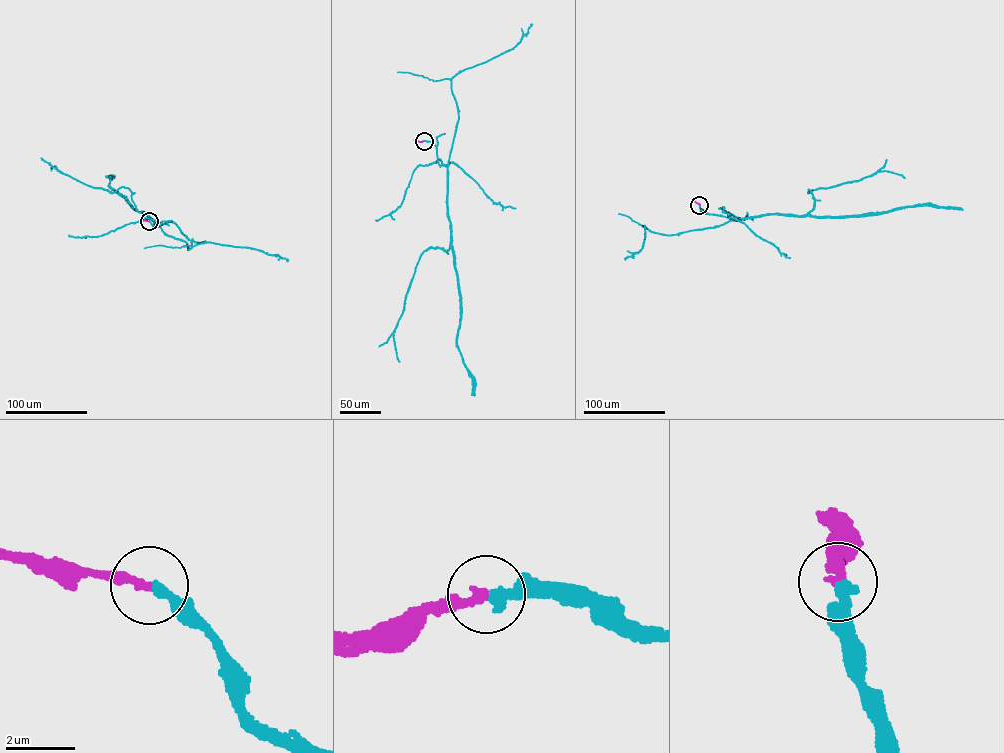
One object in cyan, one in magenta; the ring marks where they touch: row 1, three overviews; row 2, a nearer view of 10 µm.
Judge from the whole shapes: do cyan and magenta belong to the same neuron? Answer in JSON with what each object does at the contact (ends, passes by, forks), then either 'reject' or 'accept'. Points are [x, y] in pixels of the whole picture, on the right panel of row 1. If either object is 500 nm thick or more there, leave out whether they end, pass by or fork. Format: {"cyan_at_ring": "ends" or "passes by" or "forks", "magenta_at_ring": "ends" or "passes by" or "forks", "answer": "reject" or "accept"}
{"cyan_at_ring": "ends", "magenta_at_ring": "ends", "answer": "accept"}

